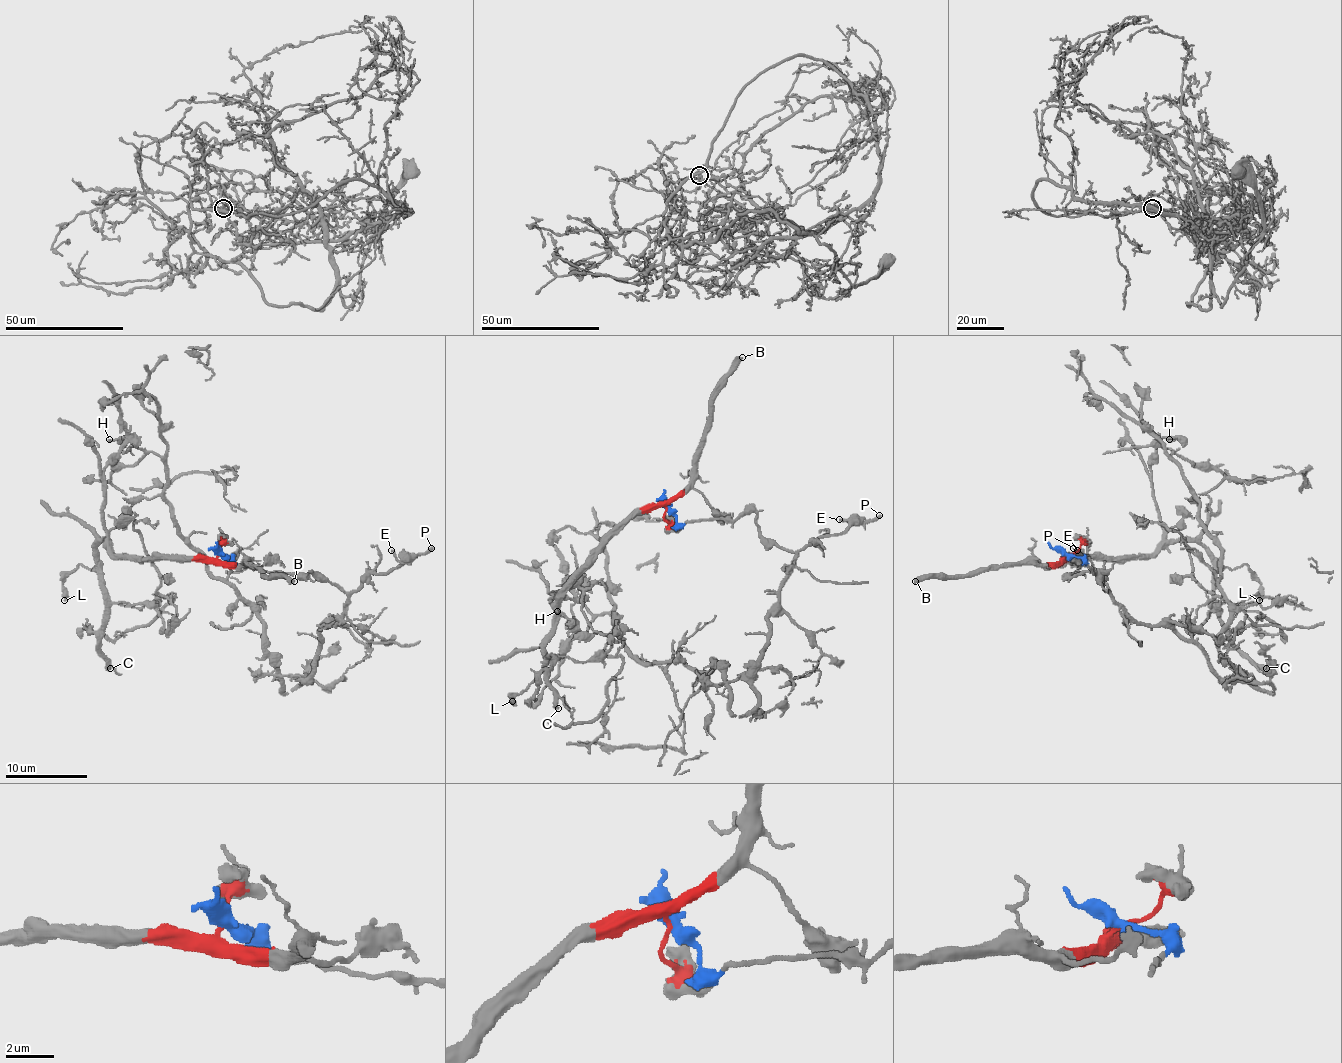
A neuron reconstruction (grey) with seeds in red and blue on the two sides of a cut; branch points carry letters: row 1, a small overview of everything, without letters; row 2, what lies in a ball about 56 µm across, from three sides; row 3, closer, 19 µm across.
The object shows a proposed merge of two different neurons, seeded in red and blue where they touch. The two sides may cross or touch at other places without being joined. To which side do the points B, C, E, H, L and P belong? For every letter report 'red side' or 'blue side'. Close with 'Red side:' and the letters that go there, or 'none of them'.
B: red side
C: red side
E: blue side
H: red side
L: red side
P: blue side
Red side: B, C, H, L

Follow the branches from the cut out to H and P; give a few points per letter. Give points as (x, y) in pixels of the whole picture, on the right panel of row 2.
H: (1066, 556), (1064, 560), (1148, 558), (1156, 549), (1162, 523), (1150, 457), (1164, 437), (1177, 437), (1169, 439)
P: (1066, 554), (1083, 562), (1076, 572), (1070, 574), (1091, 572), (1107, 586), (1109, 592), (1072, 547)

